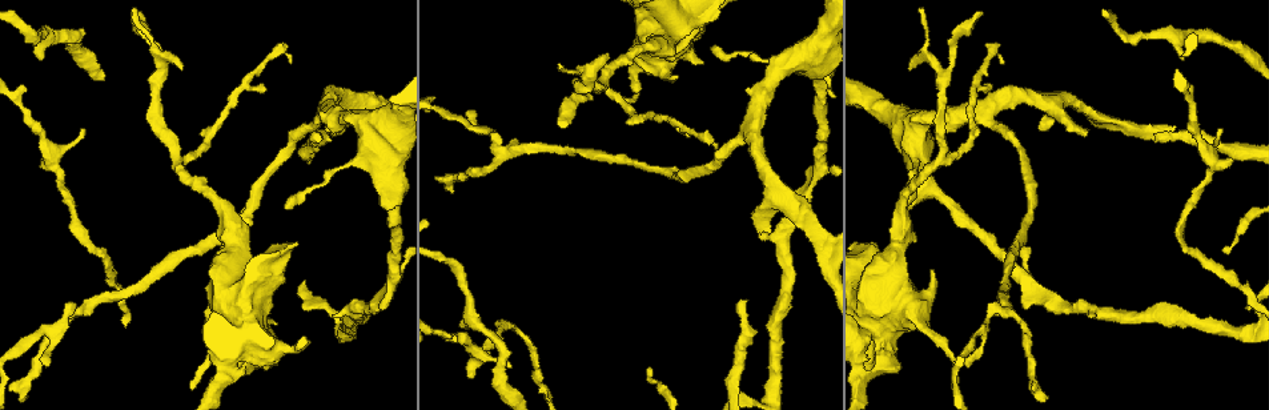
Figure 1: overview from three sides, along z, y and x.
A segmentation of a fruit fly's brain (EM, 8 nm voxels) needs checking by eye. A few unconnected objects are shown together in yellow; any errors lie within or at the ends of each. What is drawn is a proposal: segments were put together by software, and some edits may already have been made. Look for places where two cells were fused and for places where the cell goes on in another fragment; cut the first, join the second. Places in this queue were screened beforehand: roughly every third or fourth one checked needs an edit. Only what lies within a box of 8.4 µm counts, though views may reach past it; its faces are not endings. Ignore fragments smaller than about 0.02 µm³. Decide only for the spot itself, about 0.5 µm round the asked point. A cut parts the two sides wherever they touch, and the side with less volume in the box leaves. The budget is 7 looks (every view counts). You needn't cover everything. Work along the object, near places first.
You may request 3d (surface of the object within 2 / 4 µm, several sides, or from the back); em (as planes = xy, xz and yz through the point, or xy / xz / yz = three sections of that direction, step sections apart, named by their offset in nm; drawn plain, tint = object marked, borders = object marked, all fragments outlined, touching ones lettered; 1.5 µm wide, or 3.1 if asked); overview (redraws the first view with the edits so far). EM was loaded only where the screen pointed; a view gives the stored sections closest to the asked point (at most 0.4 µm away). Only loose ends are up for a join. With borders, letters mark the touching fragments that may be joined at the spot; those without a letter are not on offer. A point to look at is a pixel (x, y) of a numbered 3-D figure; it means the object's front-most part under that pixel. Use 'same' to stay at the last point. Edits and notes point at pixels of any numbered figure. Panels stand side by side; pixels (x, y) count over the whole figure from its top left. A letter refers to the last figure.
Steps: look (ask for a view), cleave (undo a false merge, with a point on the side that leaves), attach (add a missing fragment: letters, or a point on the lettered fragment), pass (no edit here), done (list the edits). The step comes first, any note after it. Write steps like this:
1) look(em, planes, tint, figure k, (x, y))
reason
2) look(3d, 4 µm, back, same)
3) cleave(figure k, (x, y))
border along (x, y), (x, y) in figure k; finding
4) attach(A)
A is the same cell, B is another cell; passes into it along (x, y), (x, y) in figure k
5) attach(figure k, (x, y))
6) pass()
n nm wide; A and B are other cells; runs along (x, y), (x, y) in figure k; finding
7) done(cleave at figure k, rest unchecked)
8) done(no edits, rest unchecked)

look(em, planes, plain, figure 1, (701, 62))
an open end

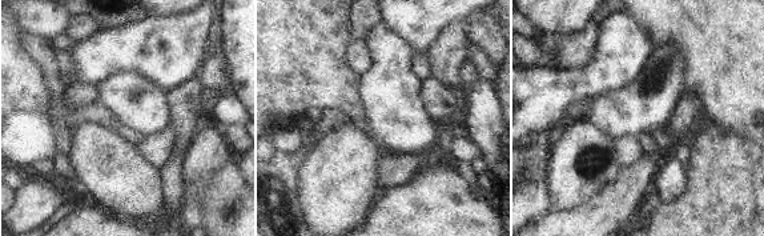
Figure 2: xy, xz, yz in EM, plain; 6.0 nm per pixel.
look(em, planes, borders, same)
what lies round it

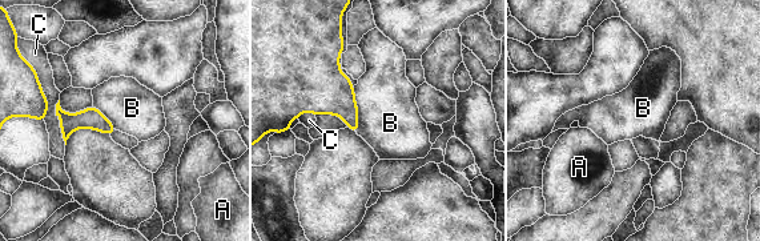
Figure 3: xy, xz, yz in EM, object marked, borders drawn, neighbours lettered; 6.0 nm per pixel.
pass()
A, B and C are other cells; runs along (59, 112), (111, 128) in figure 3; no lettered fragment goes on from it

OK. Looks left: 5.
look(3d, 2 µm, figure 1, (46, 365))
branch stops here

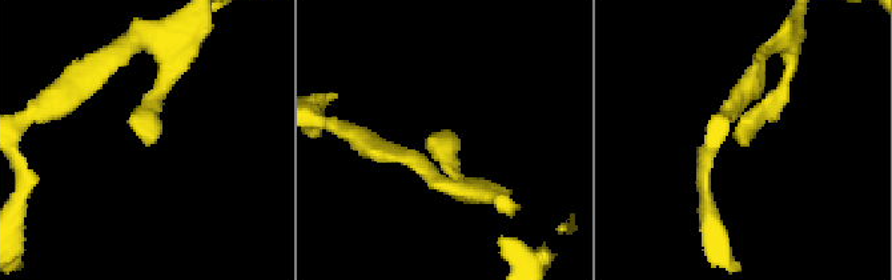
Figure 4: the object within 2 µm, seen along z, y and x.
look(em, planes, borders, figure 4, (147, 144))

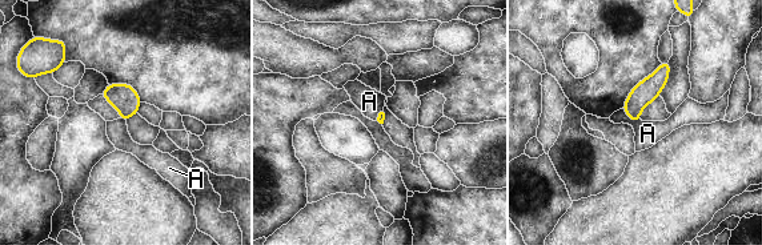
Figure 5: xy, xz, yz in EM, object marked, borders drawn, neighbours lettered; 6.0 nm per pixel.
pass()
A is another cell; border along (622, 108), (632, 120), (640, 120) in figure 5; no lettered fragment goes on from it

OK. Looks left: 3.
look(3d, 2 µm, figure 1, (689, 136))
free end

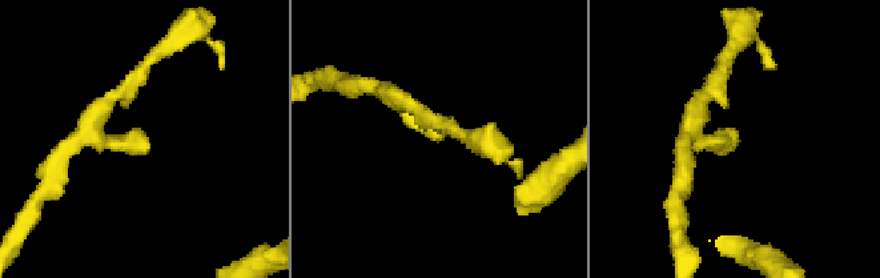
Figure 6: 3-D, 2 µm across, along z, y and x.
look(em, planes, borders, figure 6, (446, 134))

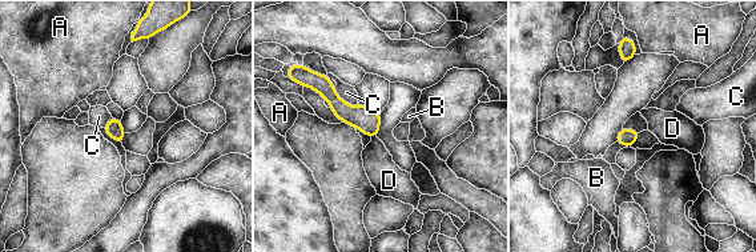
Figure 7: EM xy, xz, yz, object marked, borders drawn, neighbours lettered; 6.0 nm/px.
pass()
A, B, C and D are other cells; border along (112, 116), (120, 120) in figure 7; none of them fits

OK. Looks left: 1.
done(no edits, rest unchecked)

